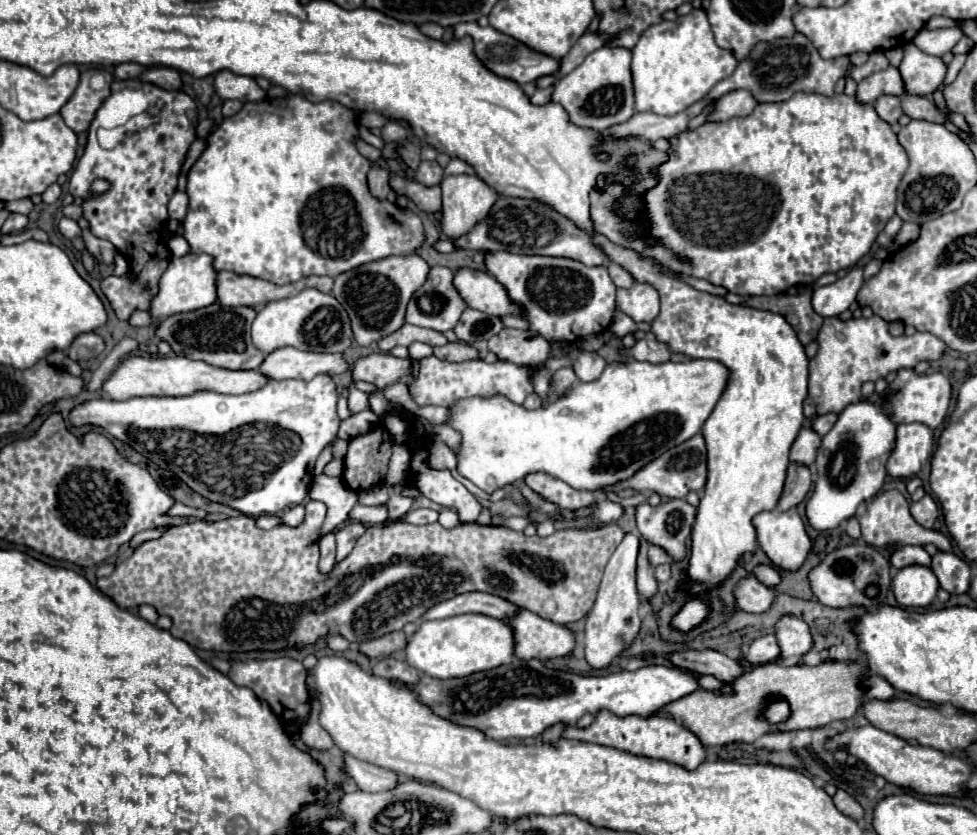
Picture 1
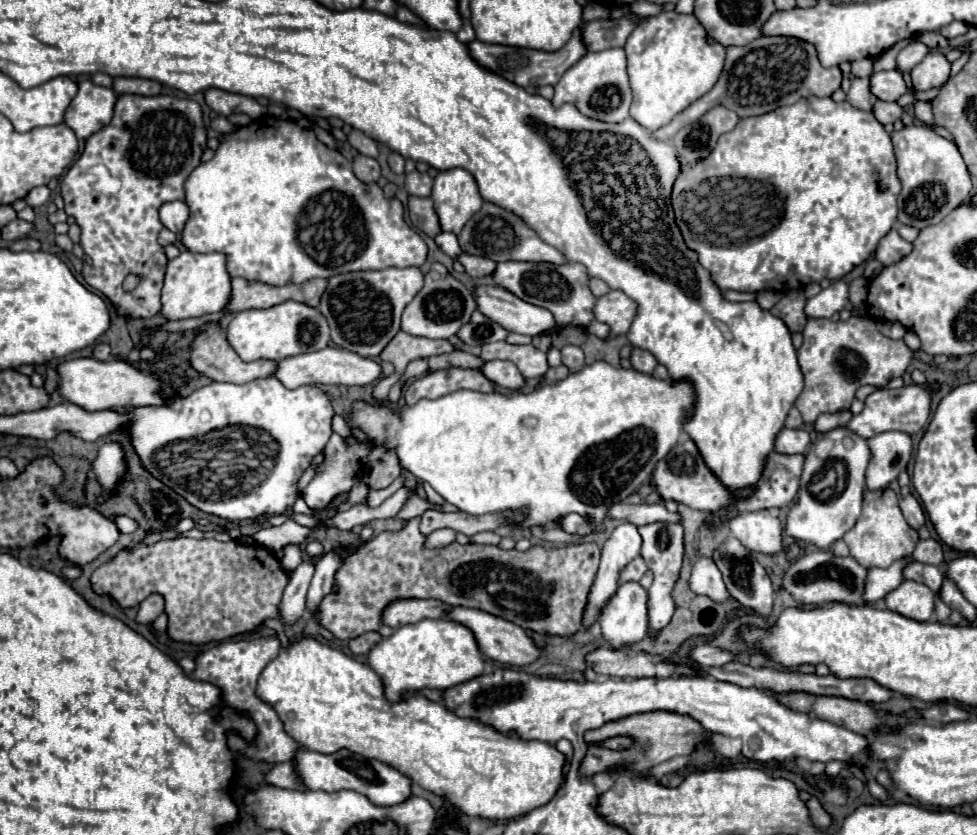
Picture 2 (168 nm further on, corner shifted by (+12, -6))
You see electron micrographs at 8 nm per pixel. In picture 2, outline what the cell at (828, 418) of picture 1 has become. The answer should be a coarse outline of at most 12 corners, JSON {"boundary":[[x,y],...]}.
{"boundary":[[850,410],[824,414],[816,420],[814,428],[824,434],[844,426]]}

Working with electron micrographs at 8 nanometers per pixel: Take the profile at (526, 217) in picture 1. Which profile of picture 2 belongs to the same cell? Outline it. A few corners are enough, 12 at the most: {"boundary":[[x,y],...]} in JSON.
{"boundary":[[484,202],[458,242],[494,262],[564,264],[516,214]]}

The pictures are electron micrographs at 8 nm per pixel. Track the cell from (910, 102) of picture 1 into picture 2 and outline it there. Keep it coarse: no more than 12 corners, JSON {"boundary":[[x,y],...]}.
{"boundary":[[876,100],[872,114],[880,124],[902,118],[902,108],[896,102]]}

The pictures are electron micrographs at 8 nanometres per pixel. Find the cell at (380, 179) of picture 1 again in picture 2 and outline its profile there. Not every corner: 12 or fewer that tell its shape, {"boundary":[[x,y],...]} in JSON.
{"boundary":[[354,156],[352,170],[364,182],[380,178],[374,158]]}

